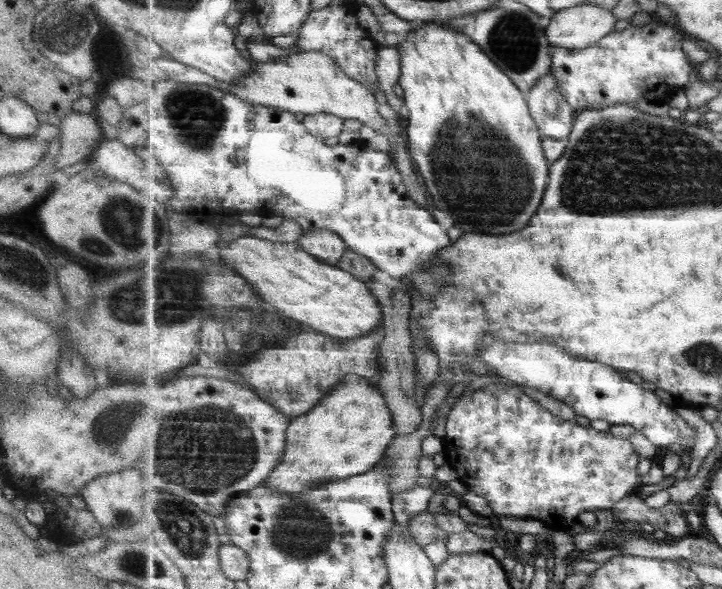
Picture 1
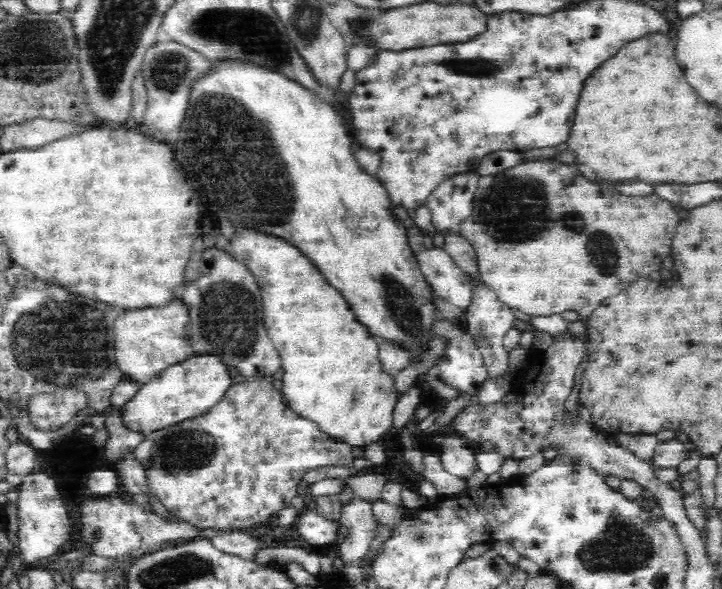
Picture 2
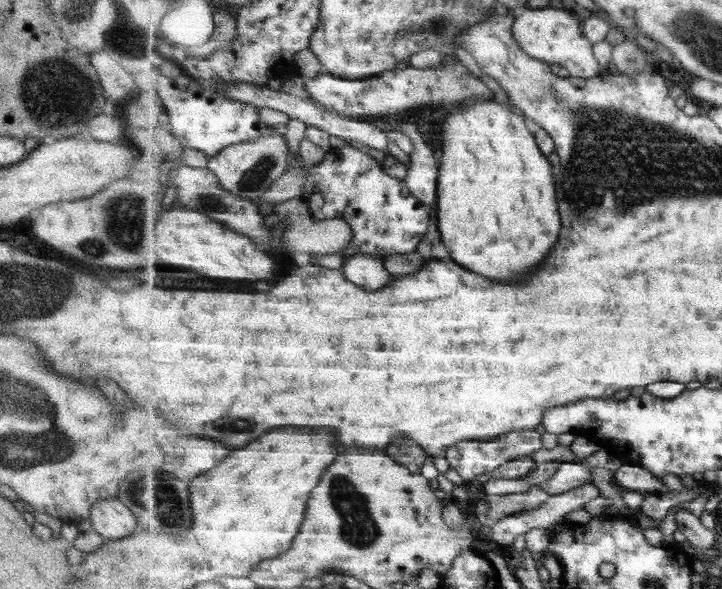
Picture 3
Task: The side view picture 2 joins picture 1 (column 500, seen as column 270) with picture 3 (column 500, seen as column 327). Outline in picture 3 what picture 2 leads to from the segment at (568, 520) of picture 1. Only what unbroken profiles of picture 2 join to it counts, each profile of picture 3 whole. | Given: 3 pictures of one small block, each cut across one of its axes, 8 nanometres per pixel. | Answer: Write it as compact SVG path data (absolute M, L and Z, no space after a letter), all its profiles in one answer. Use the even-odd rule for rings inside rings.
M537 430L513 431L499 435L496 439L489 441L461 441L450 446L446 450L446 460L449 467L454 469L463 479L468 481L474 478L488 475L489 472L497 470L509 460L517 460L523 456L531 456L533 452L543 448L543 438Z

